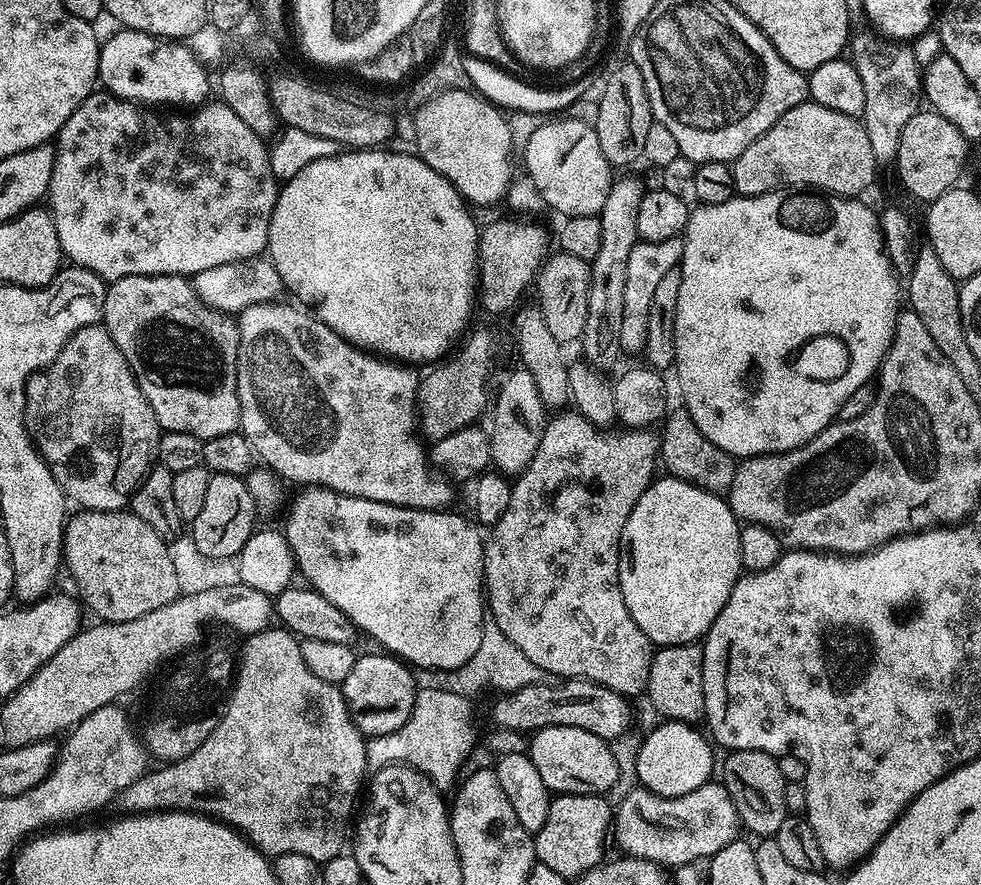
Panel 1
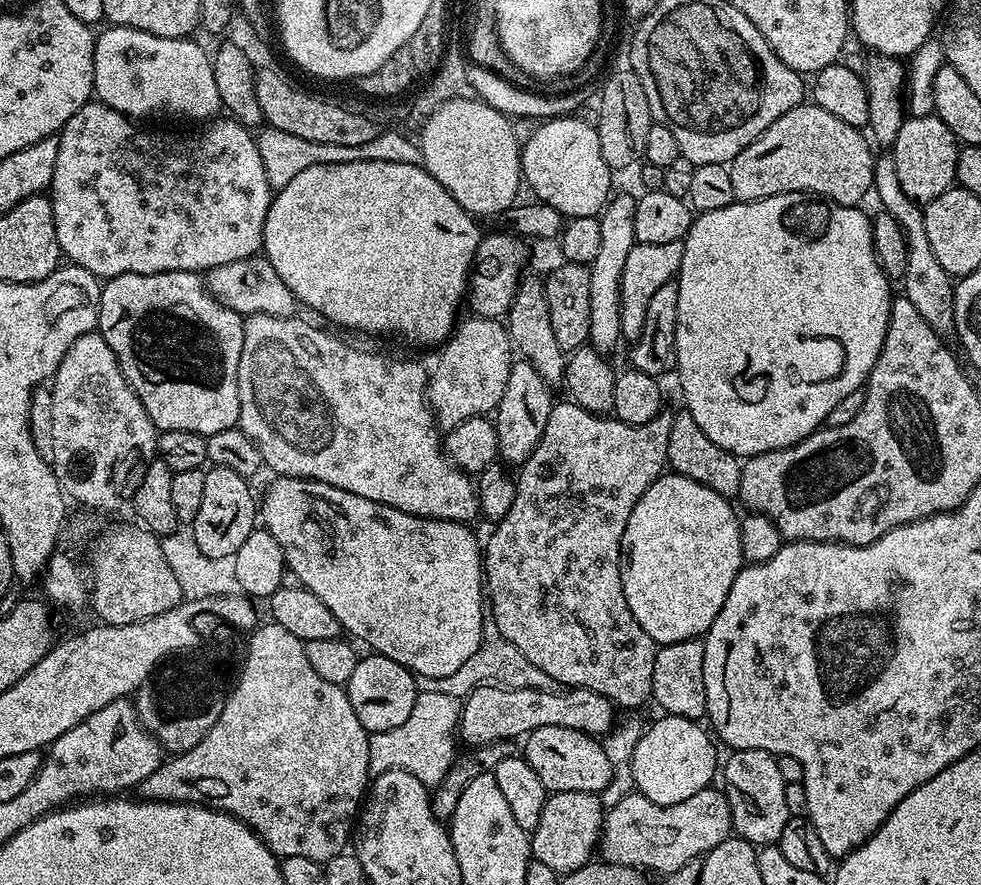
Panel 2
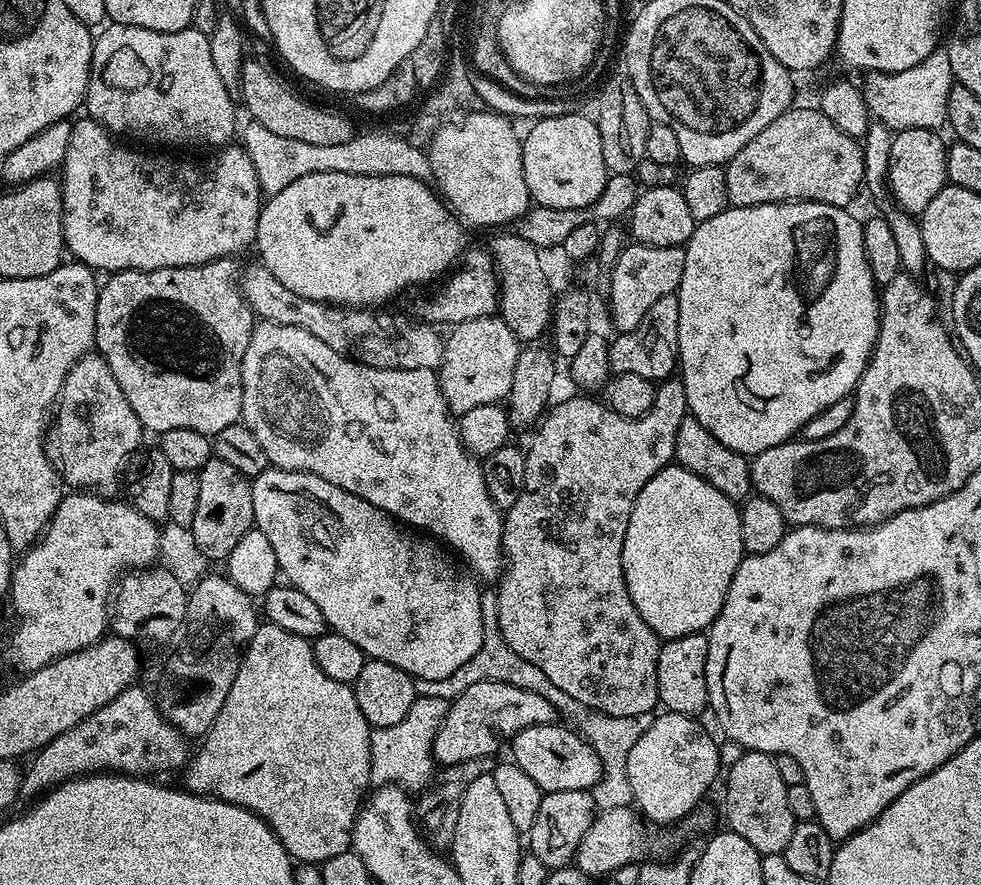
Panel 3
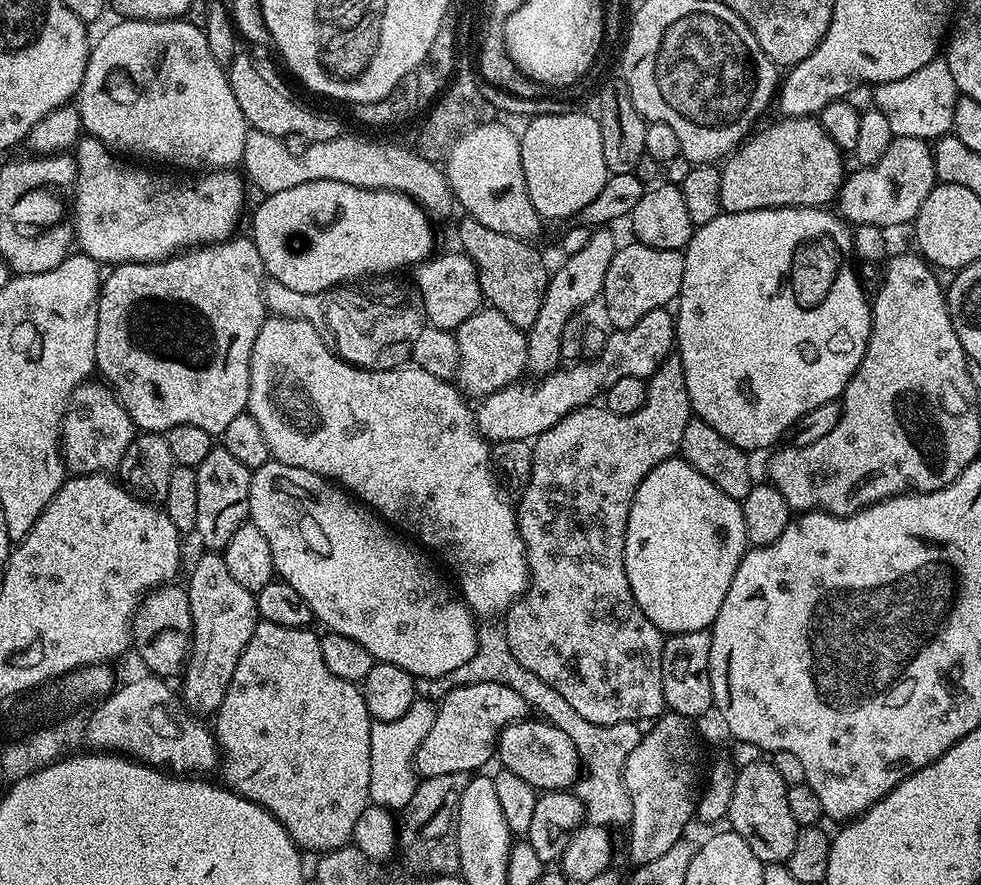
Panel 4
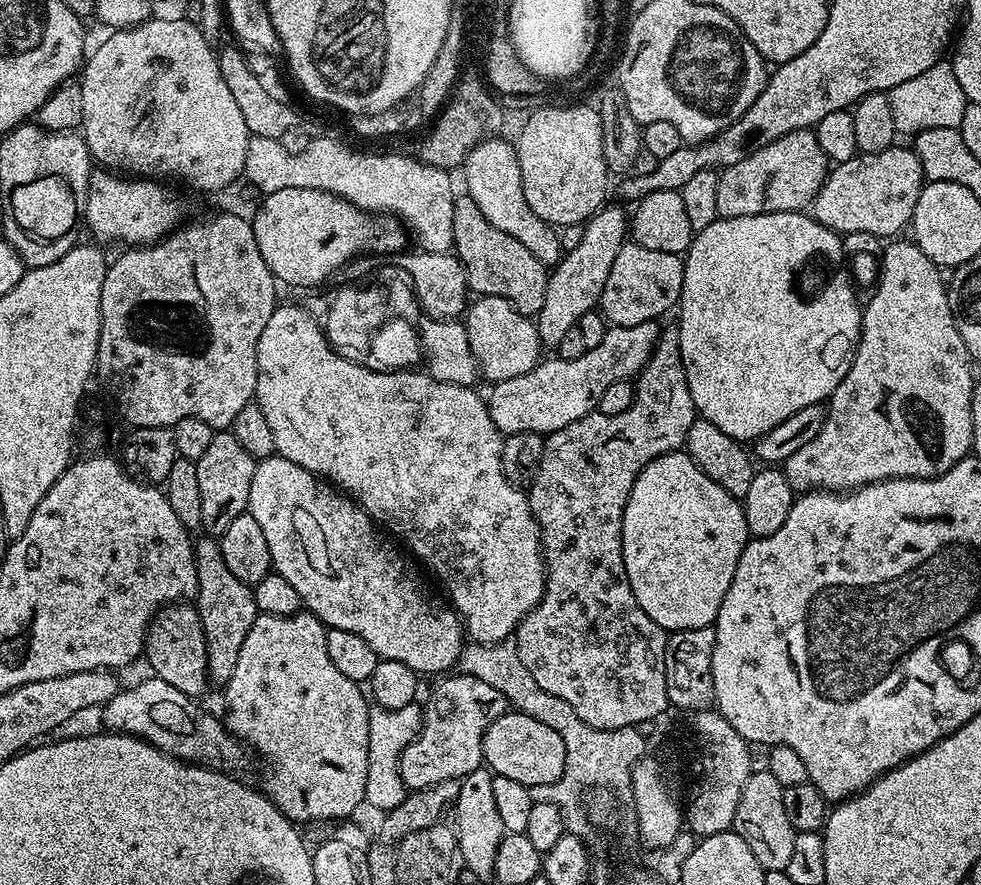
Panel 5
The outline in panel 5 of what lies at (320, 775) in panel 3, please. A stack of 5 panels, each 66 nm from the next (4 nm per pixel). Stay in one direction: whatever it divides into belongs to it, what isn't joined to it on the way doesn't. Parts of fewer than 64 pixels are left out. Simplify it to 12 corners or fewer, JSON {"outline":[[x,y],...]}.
{"outline":[[307,610],[257,615],[224,700],[288,820],[365,803],[370,700]]}

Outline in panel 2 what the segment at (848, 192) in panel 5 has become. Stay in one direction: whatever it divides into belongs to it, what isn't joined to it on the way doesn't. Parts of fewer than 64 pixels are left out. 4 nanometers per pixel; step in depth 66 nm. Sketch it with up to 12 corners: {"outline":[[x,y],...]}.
{"outline":[[935,114],[909,115],[890,145],[923,206],[956,184],[961,145]]}

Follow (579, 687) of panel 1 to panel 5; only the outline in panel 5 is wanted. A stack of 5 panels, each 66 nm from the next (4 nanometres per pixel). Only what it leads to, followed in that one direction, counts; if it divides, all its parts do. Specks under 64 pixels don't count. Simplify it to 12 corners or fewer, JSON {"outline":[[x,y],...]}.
{"outline":[[448,674],[400,755],[408,790],[461,781],[510,708],[494,686]]}

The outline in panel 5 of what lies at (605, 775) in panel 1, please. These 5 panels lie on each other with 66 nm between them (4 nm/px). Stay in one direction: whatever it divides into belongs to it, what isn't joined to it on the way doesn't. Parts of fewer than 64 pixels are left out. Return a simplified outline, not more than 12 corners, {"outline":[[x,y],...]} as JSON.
{"outline":[[515,710],[490,722],[483,763],[528,788],[562,778],[566,746]]}

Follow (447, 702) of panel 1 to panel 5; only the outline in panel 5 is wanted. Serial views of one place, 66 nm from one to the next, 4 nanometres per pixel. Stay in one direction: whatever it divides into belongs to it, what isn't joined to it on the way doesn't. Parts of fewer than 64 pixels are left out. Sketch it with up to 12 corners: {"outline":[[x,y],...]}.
{"outline":[[416,702],[368,711],[365,805],[389,812],[408,789],[399,759],[423,724]]}

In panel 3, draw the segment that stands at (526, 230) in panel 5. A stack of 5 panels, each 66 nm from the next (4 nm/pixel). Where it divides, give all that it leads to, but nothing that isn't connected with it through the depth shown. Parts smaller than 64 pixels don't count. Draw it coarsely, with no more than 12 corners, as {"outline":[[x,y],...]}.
{"outline":[[491,110],[445,122],[426,151],[465,225],[528,211],[522,140]]}

